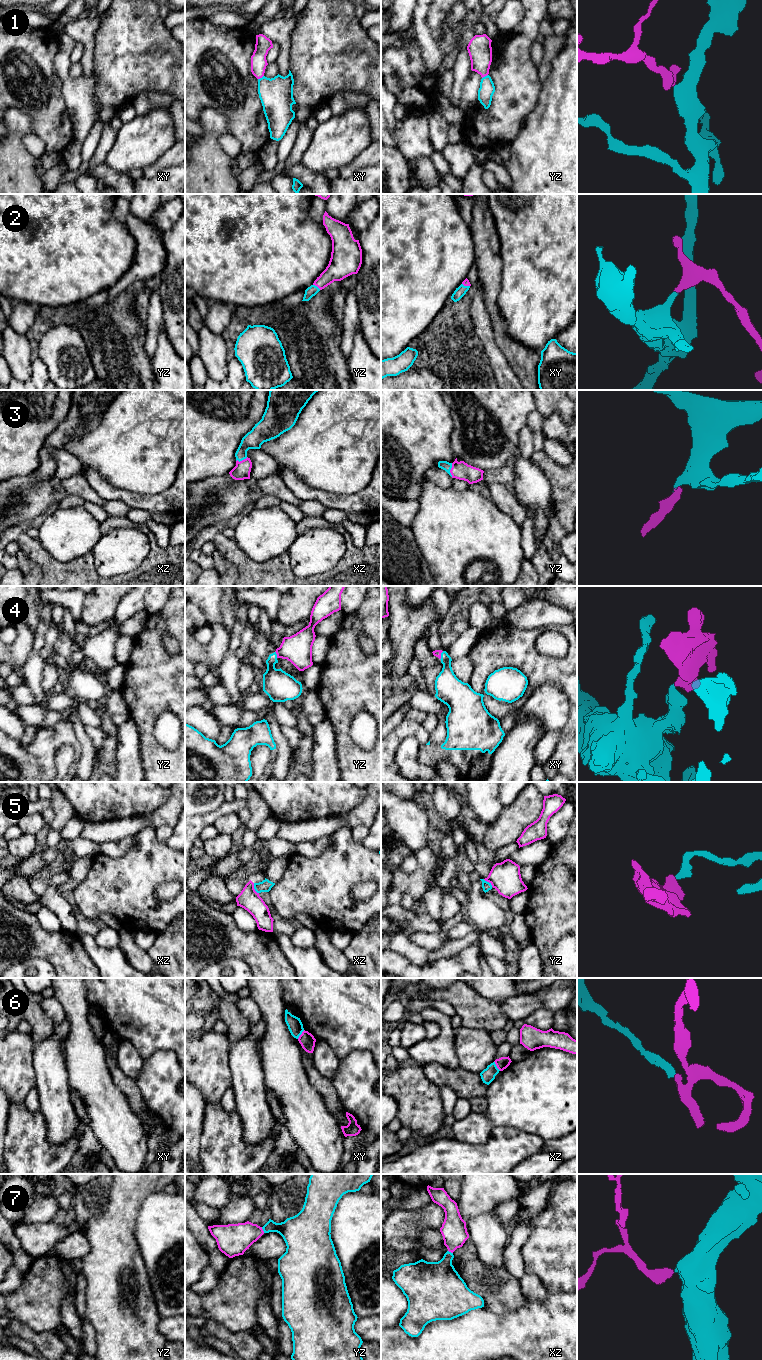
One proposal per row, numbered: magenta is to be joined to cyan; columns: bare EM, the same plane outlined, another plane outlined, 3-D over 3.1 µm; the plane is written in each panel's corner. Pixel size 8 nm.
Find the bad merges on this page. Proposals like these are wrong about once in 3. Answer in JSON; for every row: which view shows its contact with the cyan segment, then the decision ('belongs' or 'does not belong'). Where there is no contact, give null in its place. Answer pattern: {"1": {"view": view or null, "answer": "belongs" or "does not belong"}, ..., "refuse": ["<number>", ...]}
{"1": {"view": "xy", "answer": "belongs"}, "2": {"view": "yz", "answer": "belongs"}, "3": {"view": "yz", "answer": "belongs"}, "4": {"view": "xy", "answer": "belongs"}, "5": {"view": "xz", "answer": "does not belong"}, "6": {"view": "xz", "answer": "does not belong"}, "7": {"view": "yz", "answer": "belongs"}, "refuse": ["5", "6"]}

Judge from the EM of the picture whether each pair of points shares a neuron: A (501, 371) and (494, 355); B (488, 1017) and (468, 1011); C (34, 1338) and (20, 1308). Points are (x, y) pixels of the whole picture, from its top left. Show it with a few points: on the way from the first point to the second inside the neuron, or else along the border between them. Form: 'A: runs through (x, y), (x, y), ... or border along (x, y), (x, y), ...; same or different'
A: runs through (500, 367), (497, 359); same
B: runs through (483, 1013), (473, 1011); same
C: border along (15, 1320), (28, 1325), (37, 1332), (51, 1332); different

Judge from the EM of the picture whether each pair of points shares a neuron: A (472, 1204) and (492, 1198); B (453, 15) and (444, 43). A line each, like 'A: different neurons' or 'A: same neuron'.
A: same neuron
B: different neurons

